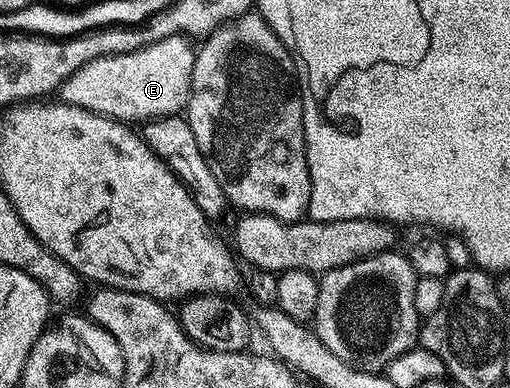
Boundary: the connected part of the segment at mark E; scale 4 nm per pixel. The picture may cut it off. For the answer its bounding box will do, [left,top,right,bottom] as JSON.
[58,35,196,122]

